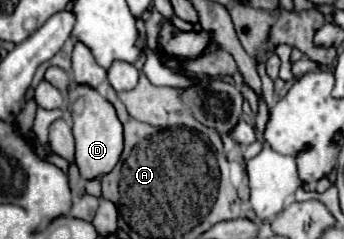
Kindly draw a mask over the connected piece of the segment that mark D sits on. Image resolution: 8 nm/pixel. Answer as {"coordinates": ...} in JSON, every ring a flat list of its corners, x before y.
{"coordinates":[[73,85,69,89,69,113,73,121,75,159,83,179,93,179,109,173,123,151,123,129,115,115,115,107,89,85]]}

